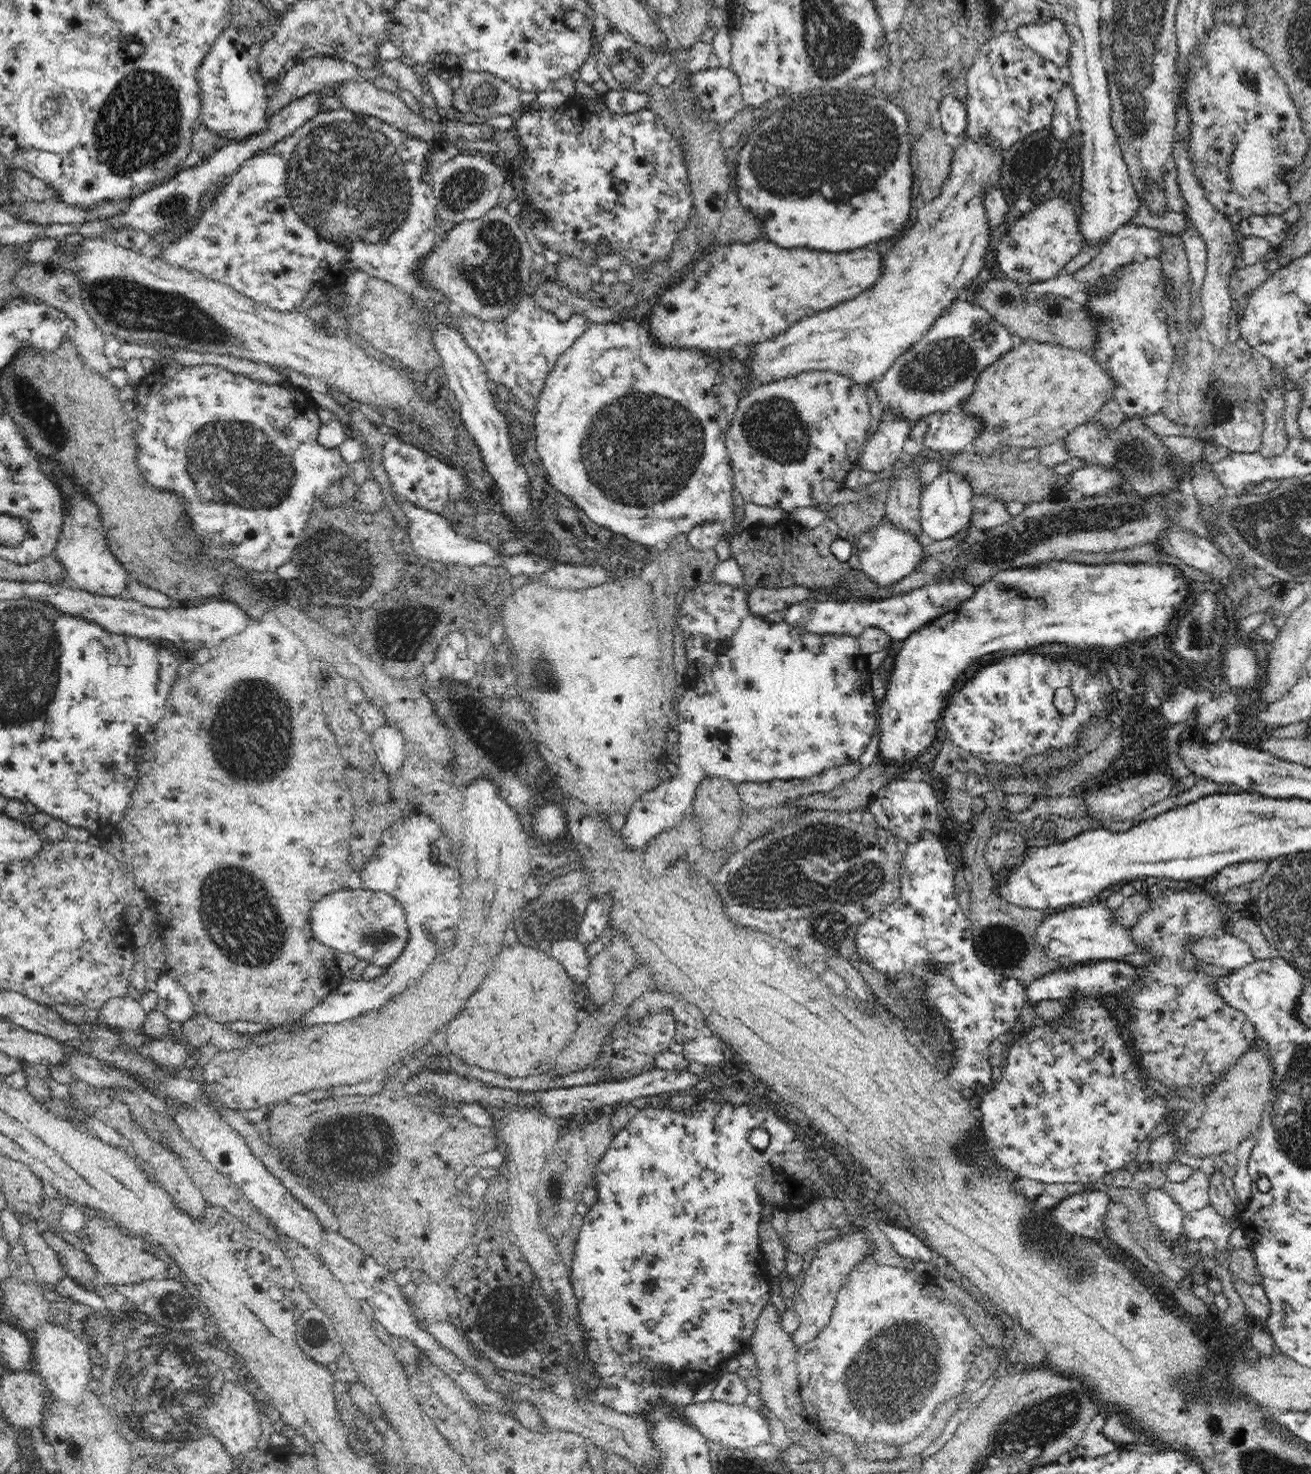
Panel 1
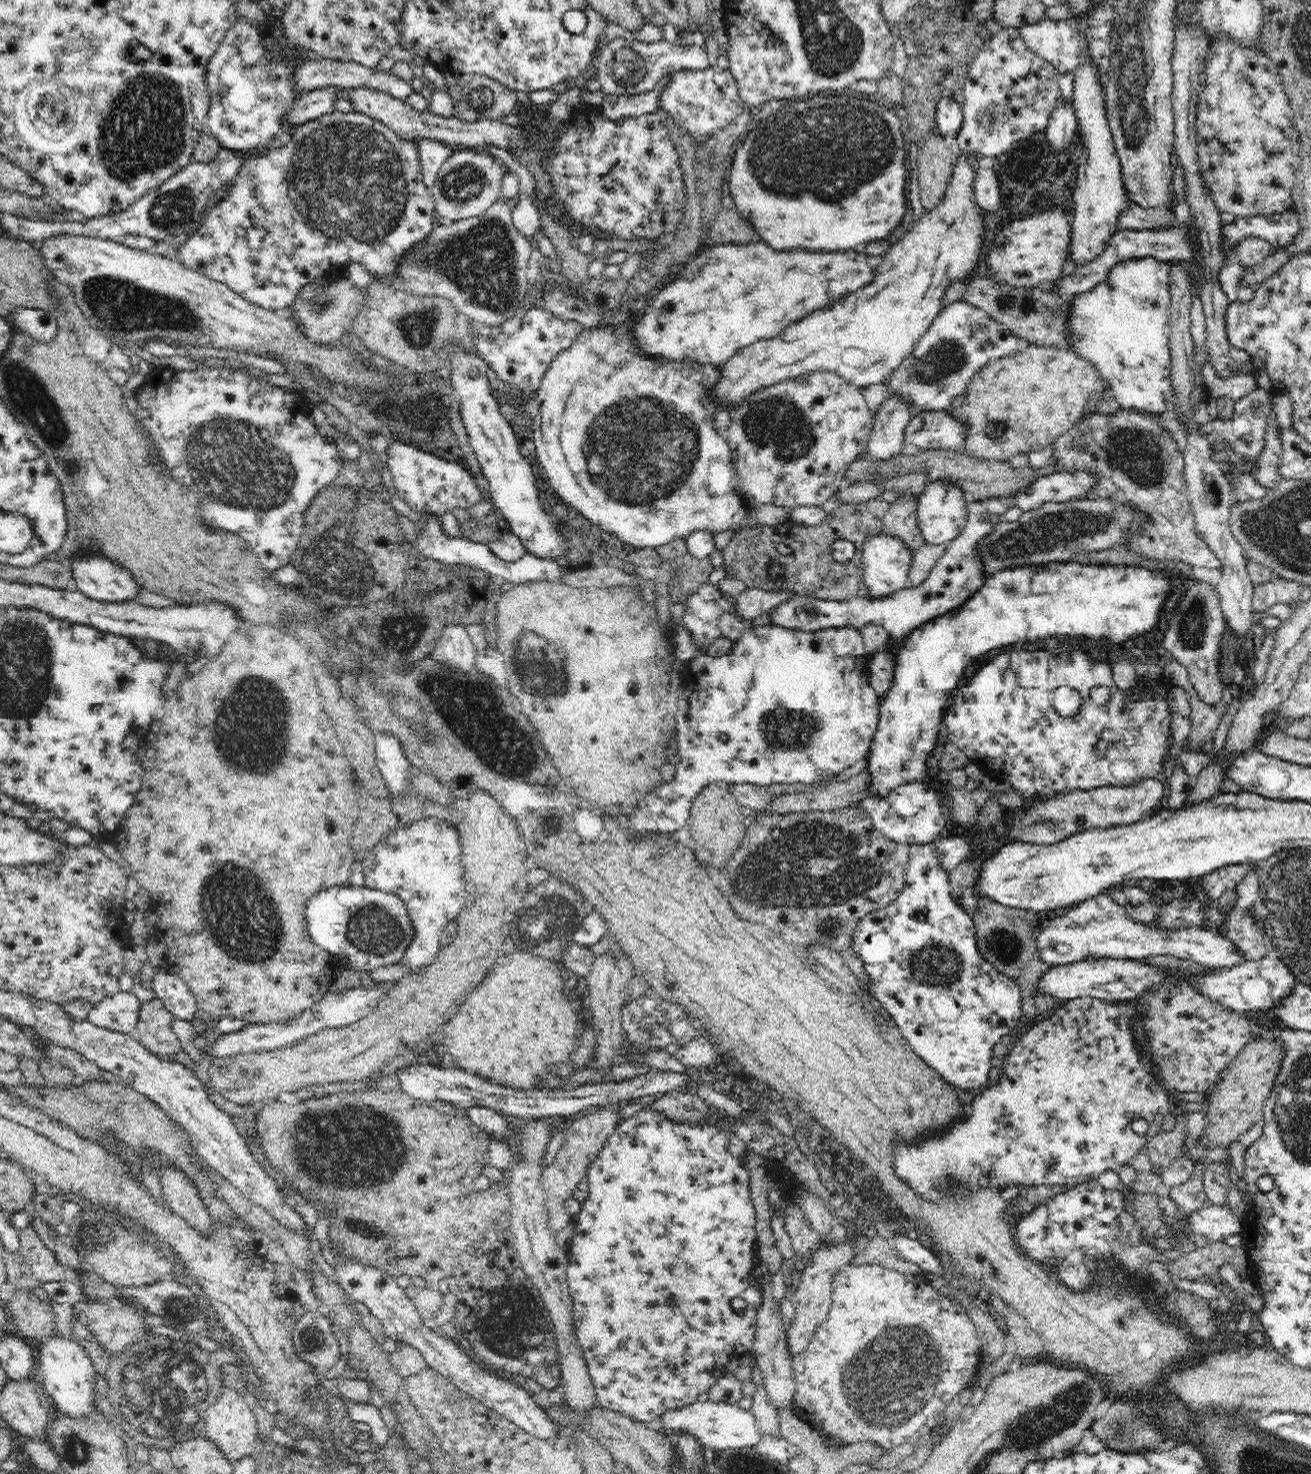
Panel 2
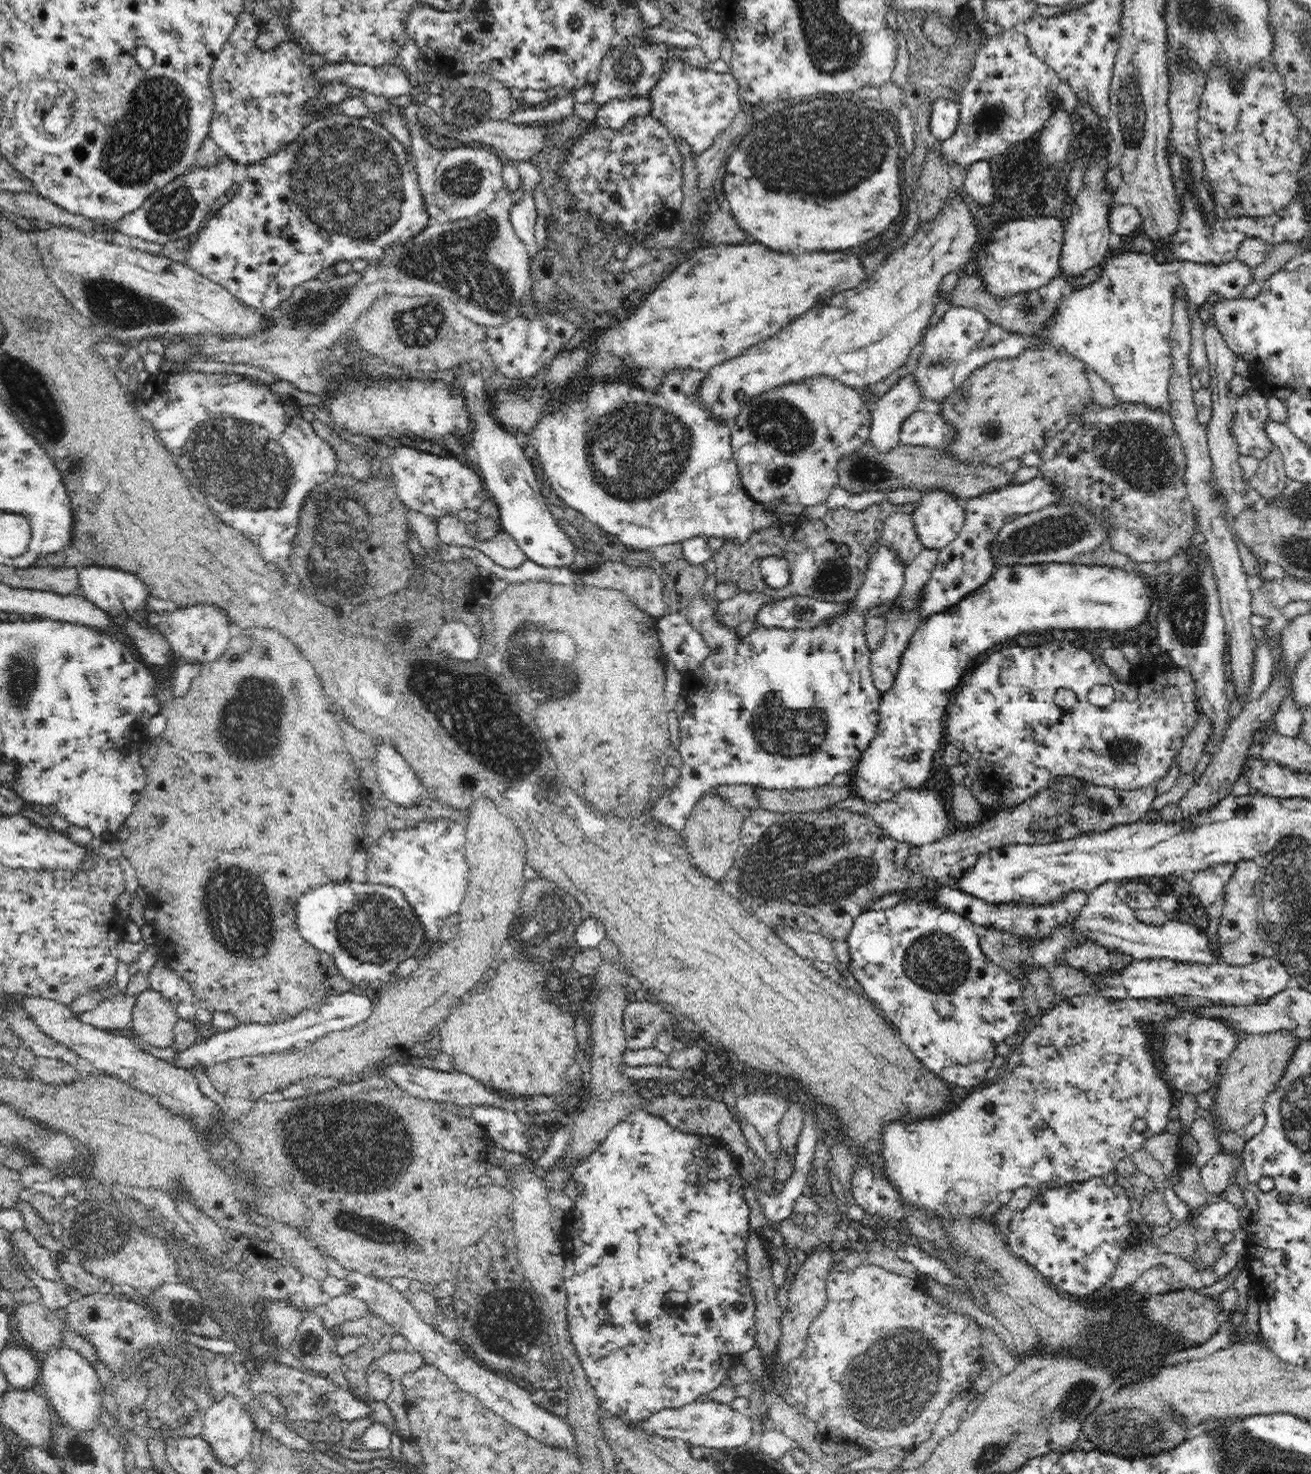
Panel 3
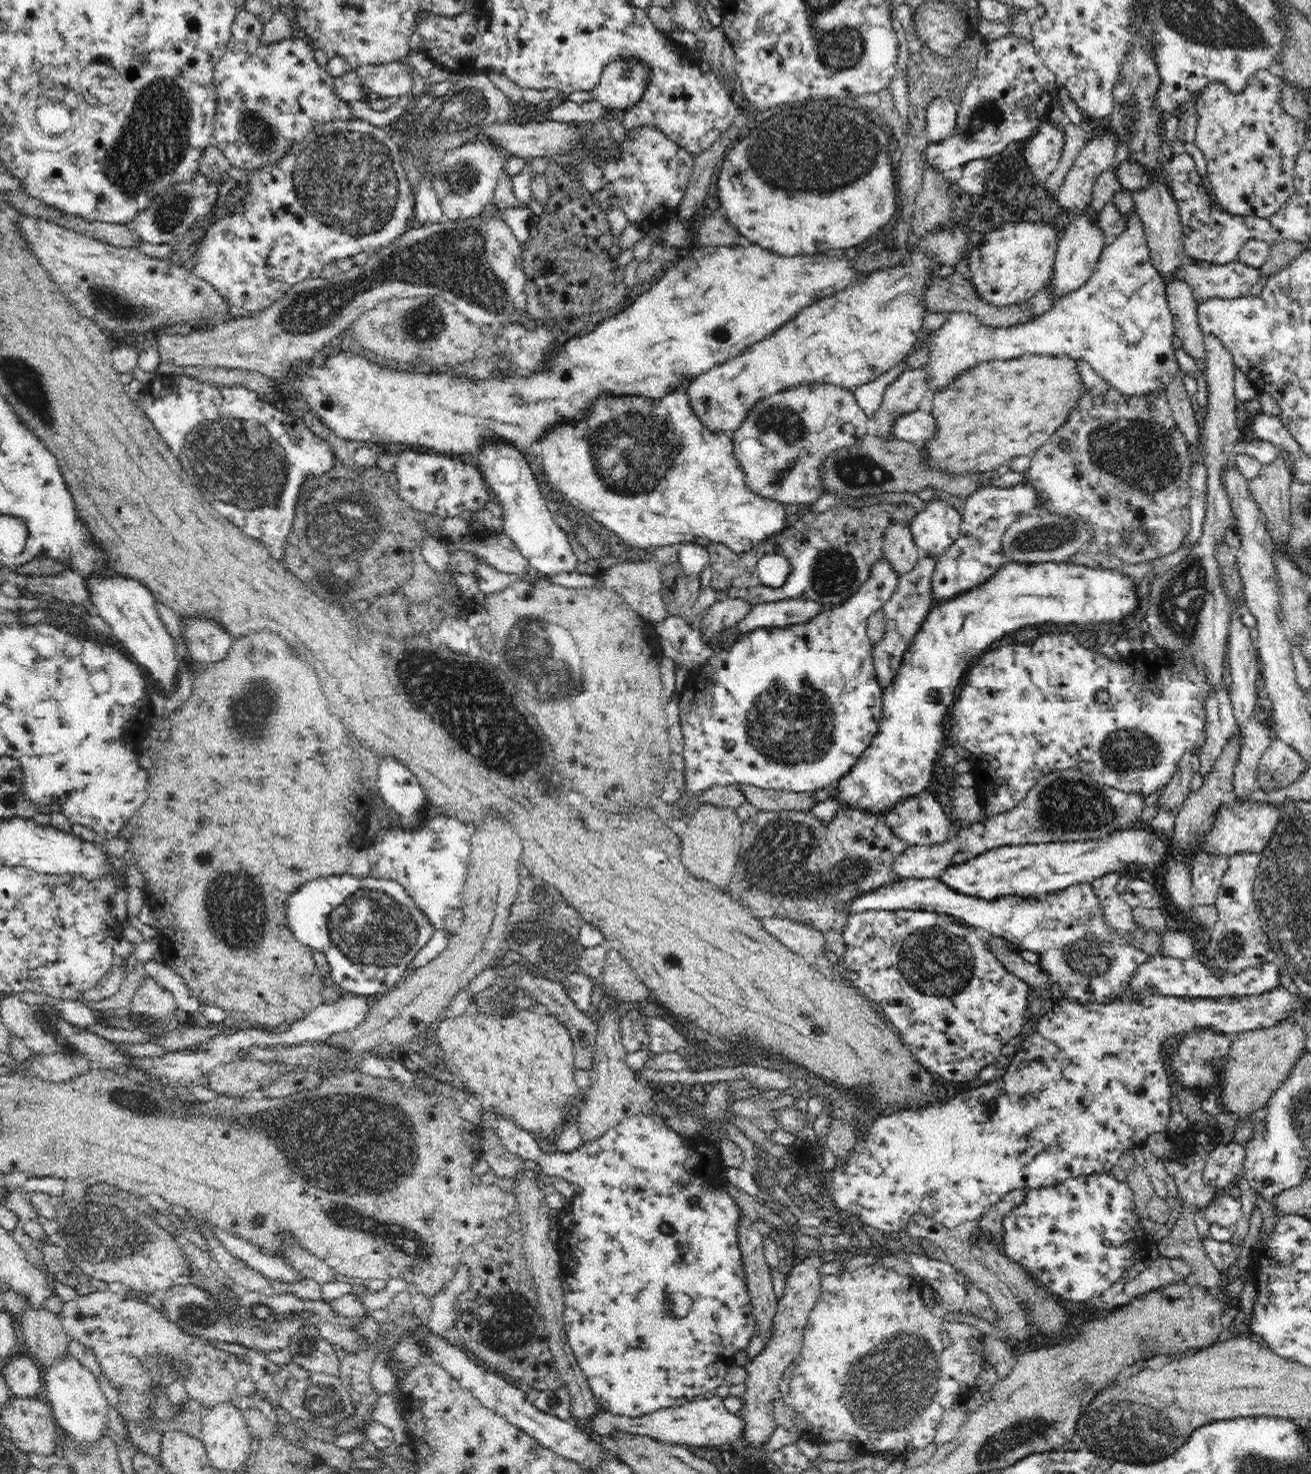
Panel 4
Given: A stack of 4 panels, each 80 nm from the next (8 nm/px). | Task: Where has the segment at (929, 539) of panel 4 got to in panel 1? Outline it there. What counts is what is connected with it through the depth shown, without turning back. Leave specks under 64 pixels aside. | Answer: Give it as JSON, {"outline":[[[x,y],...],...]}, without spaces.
{"outline":[[[955,467],[944,468],[930,483],[925,484],[921,498],[921,531],[933,540],[953,536],[969,522],[973,511],[972,499],[976,496],[971,478]]]}

